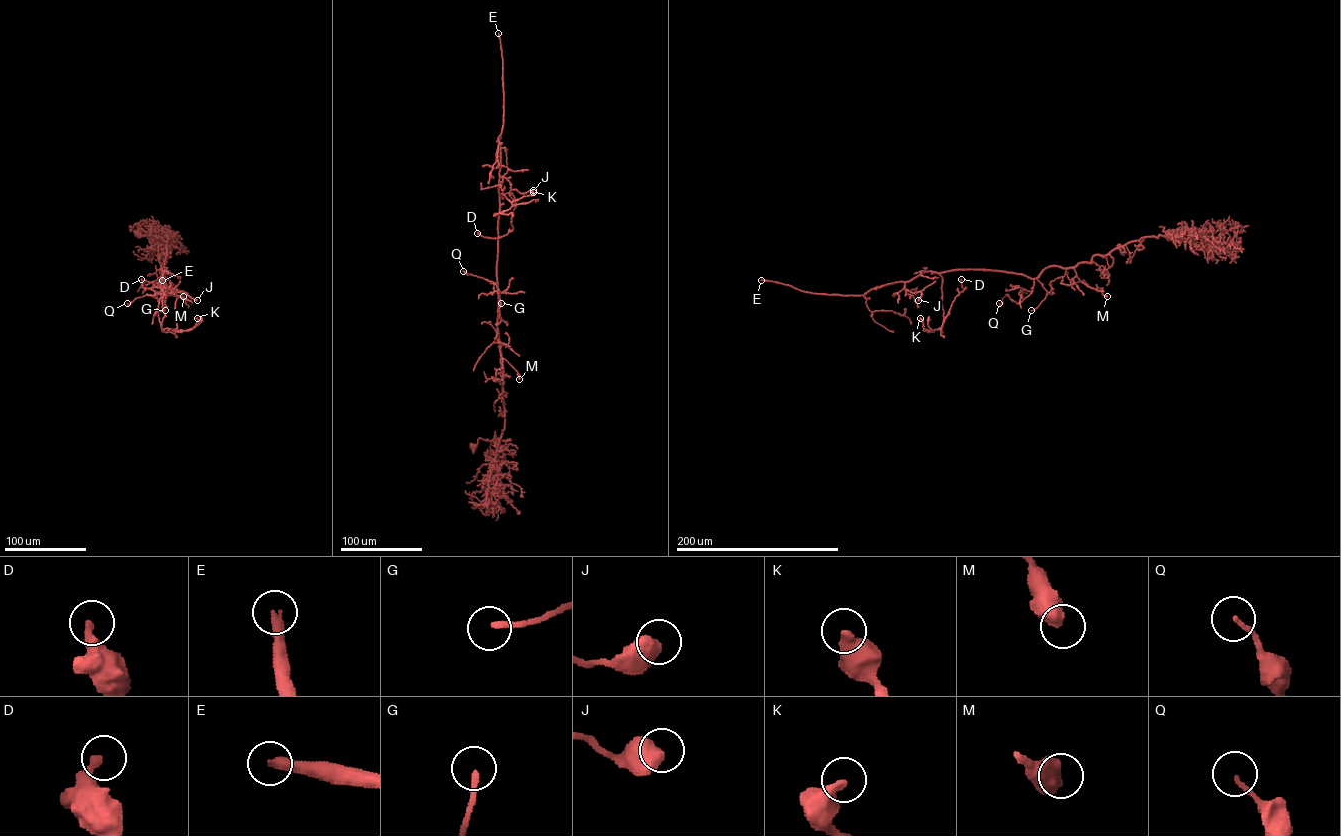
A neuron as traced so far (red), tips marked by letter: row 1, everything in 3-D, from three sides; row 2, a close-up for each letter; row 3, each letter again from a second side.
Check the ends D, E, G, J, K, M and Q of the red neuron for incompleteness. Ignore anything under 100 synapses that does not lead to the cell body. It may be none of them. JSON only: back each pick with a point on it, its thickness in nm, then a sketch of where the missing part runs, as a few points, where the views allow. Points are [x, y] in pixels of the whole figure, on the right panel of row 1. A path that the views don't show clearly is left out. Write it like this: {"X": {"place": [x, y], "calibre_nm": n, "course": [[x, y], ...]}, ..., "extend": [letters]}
{"E": {"place": [761, 280], "calibre_nm": 300}, "extend": ["E"]}

